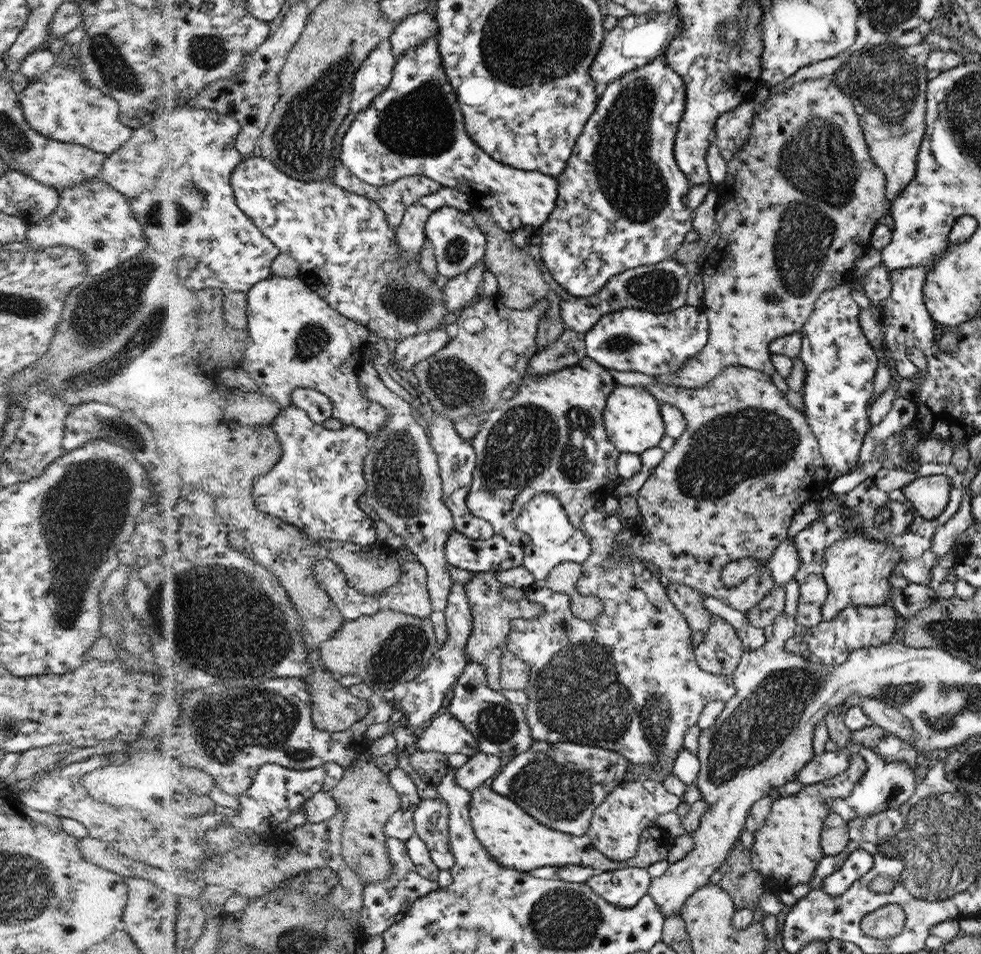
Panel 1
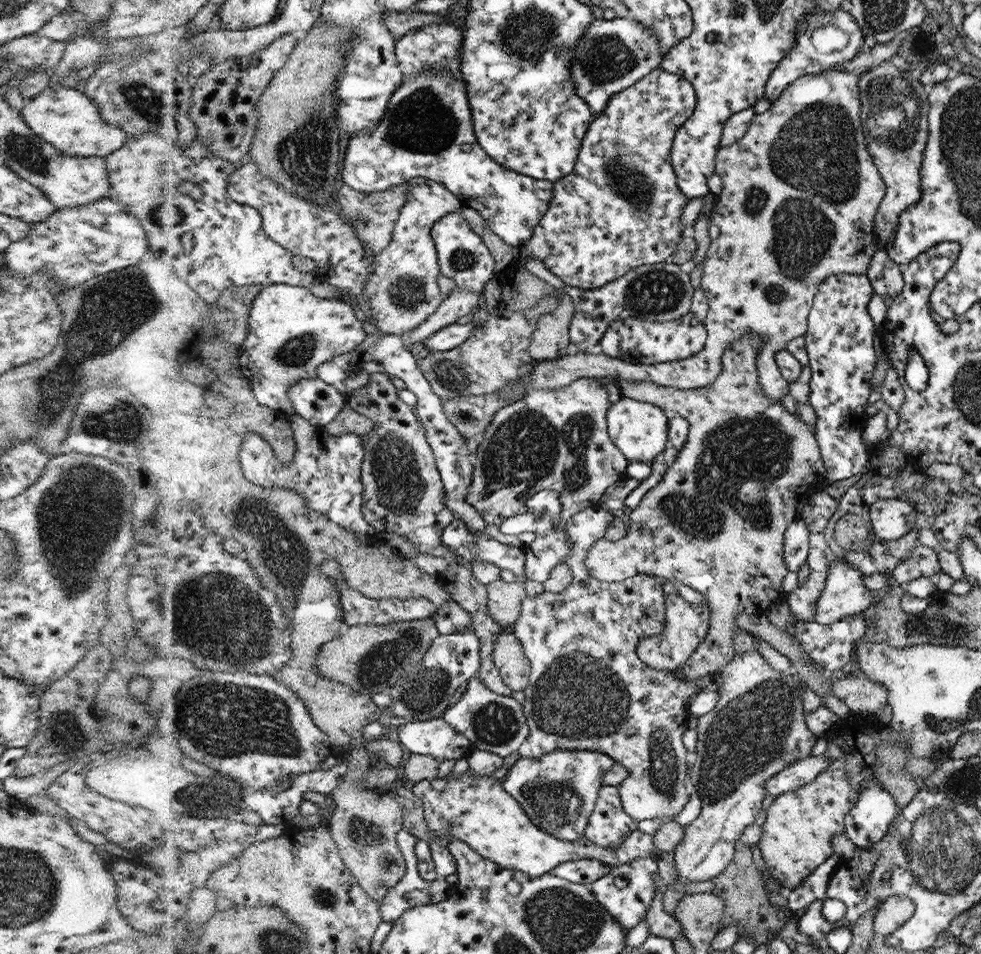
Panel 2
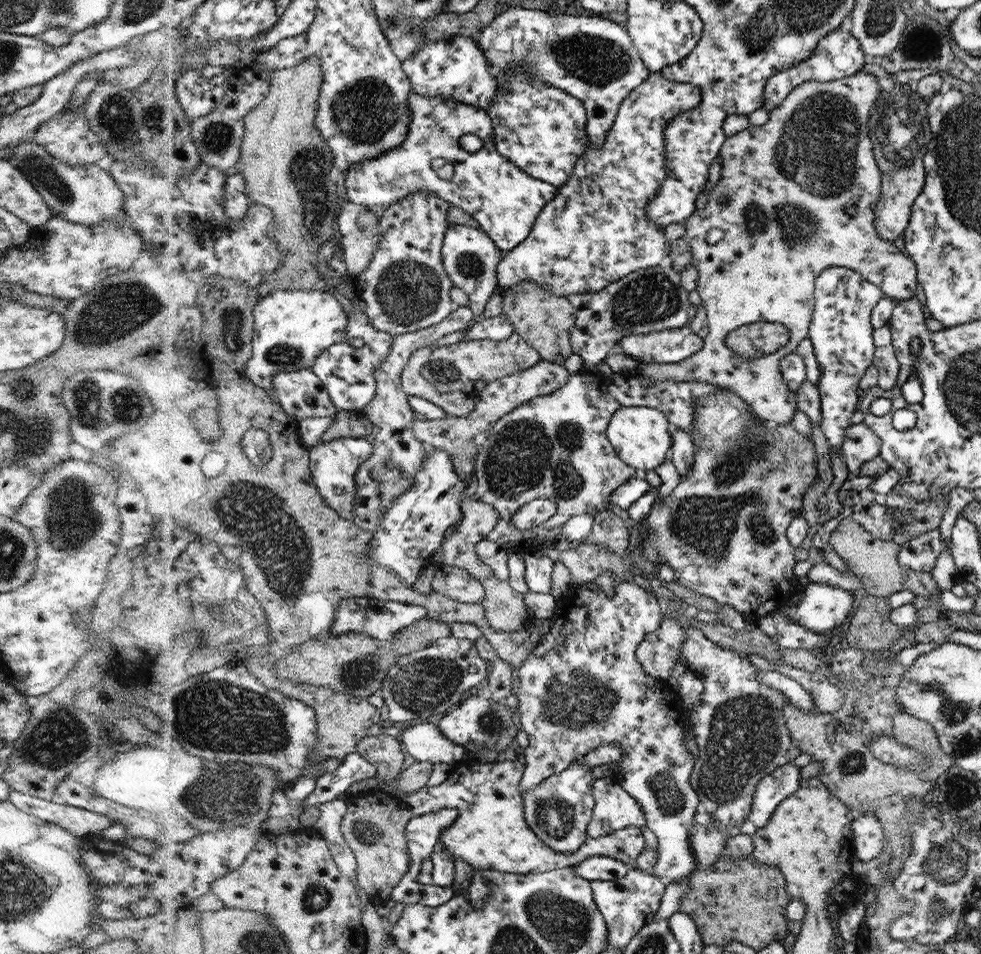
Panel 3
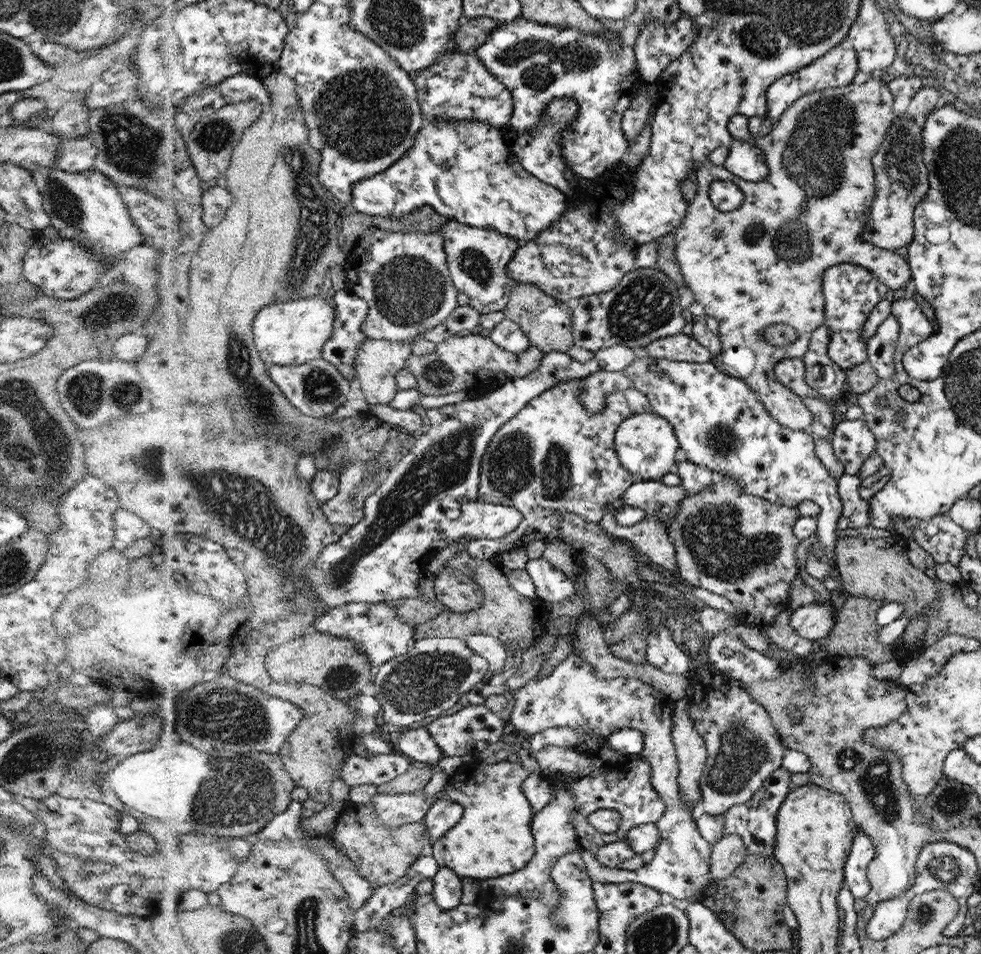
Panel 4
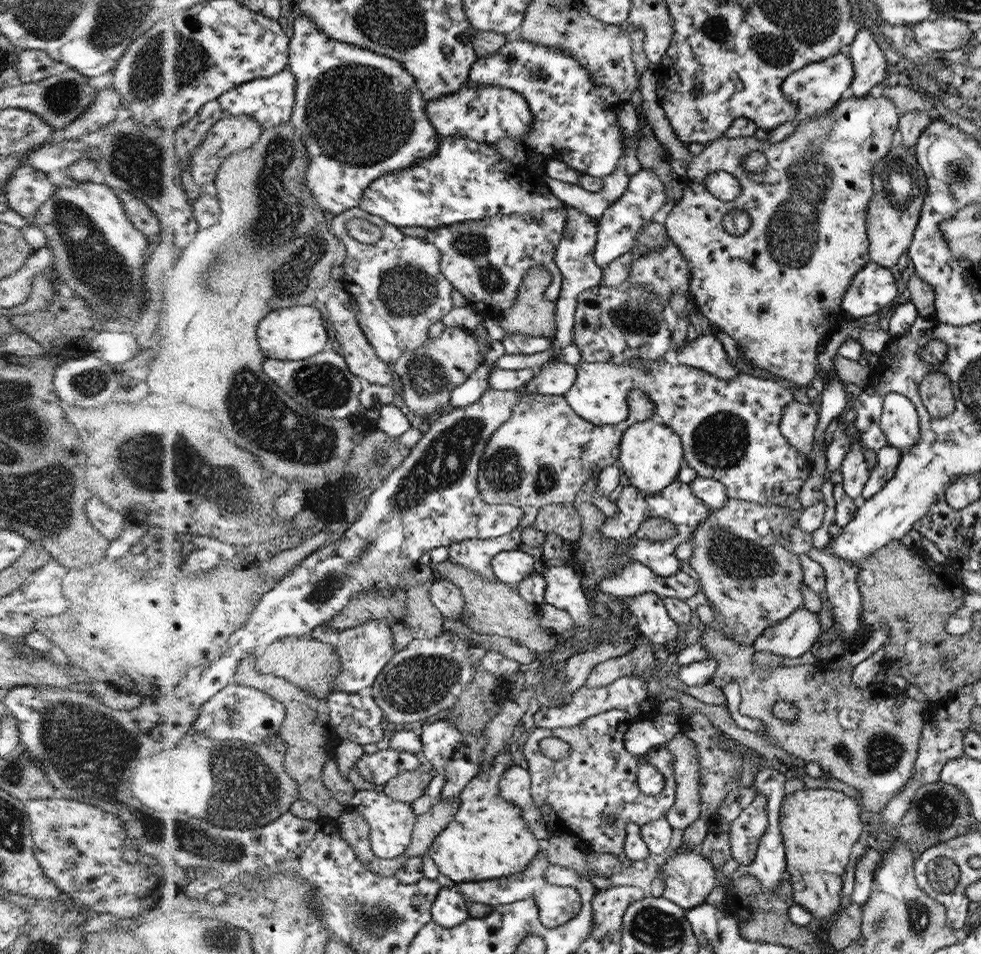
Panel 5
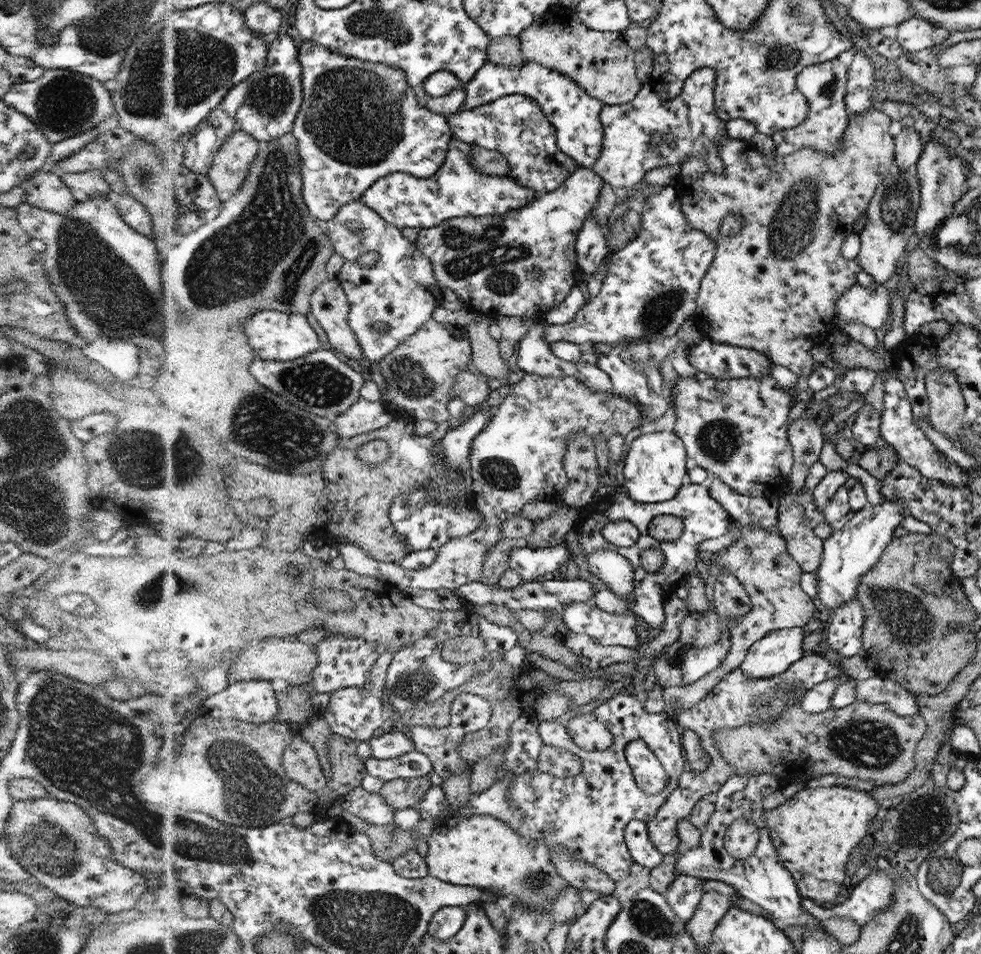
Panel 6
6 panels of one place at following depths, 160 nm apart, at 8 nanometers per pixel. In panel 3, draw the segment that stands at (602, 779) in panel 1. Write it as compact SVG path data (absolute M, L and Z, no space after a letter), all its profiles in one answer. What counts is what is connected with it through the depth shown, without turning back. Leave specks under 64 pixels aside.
M604 743L598 749L591 750L583 757L572 761L566 770L545 778L535 786L535 789L525 793L520 790L523 795L522 805L524 810L528 810L527 822L532 820L532 830L536 830L536 834L540 834L539 837L552 847L552 850L571 853L577 851L588 839L587 826L594 816L595 808L592 786L596 778L593 768L602 764L618 763L622 756L619 744Z

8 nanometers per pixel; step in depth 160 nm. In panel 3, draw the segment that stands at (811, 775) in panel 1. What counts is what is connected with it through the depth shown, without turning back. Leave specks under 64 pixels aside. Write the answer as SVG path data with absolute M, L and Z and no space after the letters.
M790 762L779 766L778 769L763 778L755 793L754 805L748 818L756 828L761 829L766 826L767 820L772 816L778 804L800 788L802 779L800 770L799 766Z

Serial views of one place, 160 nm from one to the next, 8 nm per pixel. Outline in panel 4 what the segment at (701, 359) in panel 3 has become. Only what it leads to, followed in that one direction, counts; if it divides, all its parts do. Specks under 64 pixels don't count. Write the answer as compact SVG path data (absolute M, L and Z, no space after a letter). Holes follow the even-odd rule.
M868 80L866 84L848 84L838 88L826 89L821 91L812 91L805 94L803 97L791 104L790 108L782 114L779 121L773 125L770 132L761 137L754 137L753 142L750 142L763 149L765 154L766 164L769 168L768 176L760 182L750 182L744 180L742 177L730 173L728 169L722 165L713 165L710 162L705 162L699 173L697 174L697 193L695 200L690 201L688 214L685 220L681 222L675 230L675 244L677 245L677 263L680 265L682 276L687 284L687 287L694 293L696 302L700 302L705 307L705 312L708 317L716 318L718 320L718 336L721 342L720 353L716 355L715 360L712 360L713 365L721 370L724 374L730 374L736 378L742 378L748 386L751 386L755 393L758 394L759 401L763 402L768 410L768 415L771 415L776 422L794 431L808 431L812 425L812 412L808 411L808 405L804 402L796 391L790 390L788 386L784 386L778 377L775 377L775 366L786 359L802 359L806 354L812 331L819 326L823 326L826 316L826 295L823 294L823 274L830 269L832 265L839 265L840 263L852 263L858 266L867 267L875 274L875 278L879 278L889 290L898 290L902 286L906 286L913 278L911 273L911 266L909 262L901 255L898 255L893 250L884 250L882 247L876 247L874 243L868 242L863 236L864 229L868 223L868 218L872 215L872 202L877 192L875 182L875 167L874 156L879 152L879 146L883 144L886 138L888 127L894 121L894 112L892 112L892 94L888 90L886 82L878 82L878 80ZM715 180L730 180L744 193L743 203L731 212L720 212L718 207L712 204L710 197L710 185ZM775 324L787 324L793 326L797 330L797 337L792 344L785 344L782 347L774 346L765 340L763 330Z

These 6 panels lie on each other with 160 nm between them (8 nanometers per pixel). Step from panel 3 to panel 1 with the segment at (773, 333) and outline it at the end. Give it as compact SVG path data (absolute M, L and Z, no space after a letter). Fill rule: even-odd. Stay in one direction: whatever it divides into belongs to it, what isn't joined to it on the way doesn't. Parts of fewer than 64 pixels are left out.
M741 364L727 366L714 381L699 389L660 383L645 386L645 389L659 399L661 406L665 404L676 406L686 420L687 428L686 431L682 433L682 436L678 438L678 440L675 440L674 448L665 452L664 458L662 458L662 461L656 466L655 472L648 476L648 480L646 480L644 486L638 490L638 494L636 495L637 505L642 511L643 521L638 525L638 528L635 529L635 535L631 540L625 544L620 551L616 551L614 554L618 554L618 560L620 560L620 562L628 562L628 560L648 562L662 574L667 582L680 583L694 587L706 596L712 596L712 598L721 600L726 606L734 610L747 613L748 610L754 608L754 606L775 587L773 578L770 576L767 568L765 568L765 564L768 564L770 556L779 549L780 543L787 538L792 516L794 516L797 510L800 510L800 506L810 498L810 494L812 494L812 492L810 492L812 480L818 478L818 482L820 482L820 480L824 480L824 476L828 474L828 470L824 468L824 462L826 460L822 460L823 456L820 456L819 442L815 438L815 434L812 434L813 431L810 430L811 426L806 424L804 414L802 414L802 412L796 412L796 408L792 408L792 406L788 404L788 400L784 398L782 391L780 391L774 383L770 382L770 377L764 371L754 370L748 366L742 366ZM743 558L754 558L754 560L758 560L761 564L761 568L747 577L740 585L732 588L726 587L720 579L722 569L728 563ZM715 617L705 640L695 647L696 660L710 674L731 675L743 656L743 644L735 628L724 618Z

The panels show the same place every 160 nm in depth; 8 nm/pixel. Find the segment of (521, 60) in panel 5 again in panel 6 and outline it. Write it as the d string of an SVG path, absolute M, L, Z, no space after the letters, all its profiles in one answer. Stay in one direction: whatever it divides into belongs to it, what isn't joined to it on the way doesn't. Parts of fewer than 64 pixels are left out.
M526 61L526 66L496 66L484 64L476 74L475 80L470 81L465 88L467 100L463 108L470 110L480 105L496 101L509 94L523 94L534 98L543 109L543 113L556 129L556 144L560 152L573 158L582 168L592 169L603 152L605 130L602 123L603 106L600 99L592 97L575 80L566 78L548 67L536 62Z

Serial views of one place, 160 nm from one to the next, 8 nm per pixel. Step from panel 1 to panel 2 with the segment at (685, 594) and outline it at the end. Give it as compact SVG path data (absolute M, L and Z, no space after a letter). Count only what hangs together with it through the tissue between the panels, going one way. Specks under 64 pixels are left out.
M671 593L667 596L666 616L663 632L643 638L637 650L639 658L648 666L661 671L676 671L705 639L710 626L710 610L702 603L690 603L678 593Z

